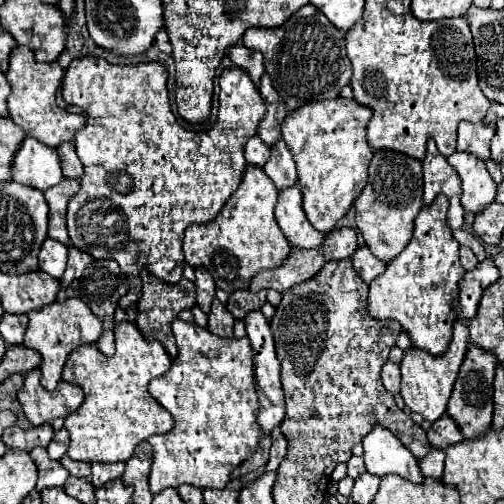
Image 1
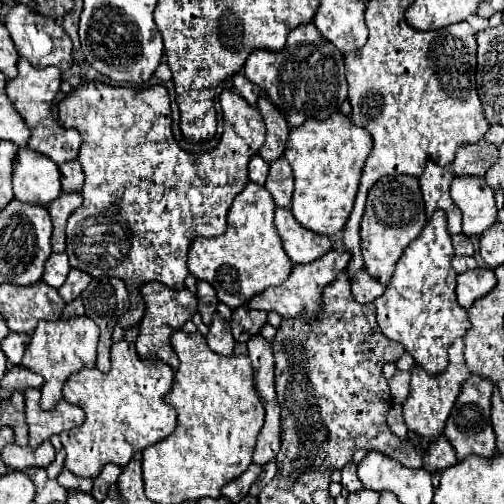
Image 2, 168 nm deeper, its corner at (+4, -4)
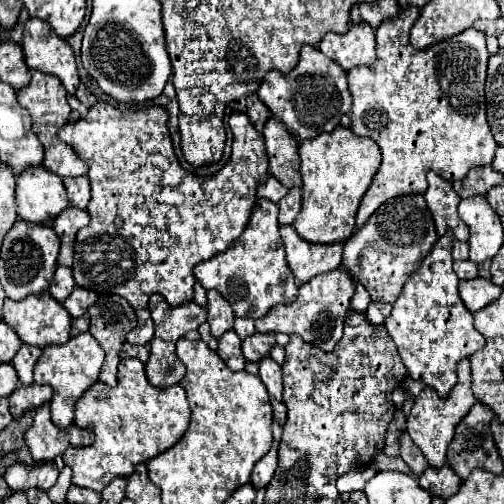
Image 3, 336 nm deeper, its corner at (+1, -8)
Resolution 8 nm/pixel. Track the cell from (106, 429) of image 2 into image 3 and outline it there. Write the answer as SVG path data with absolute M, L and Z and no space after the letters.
M126 358L118 366L118 384L114 388L96 382L76 404L78 428L94 432L96 440L88 448L68 448L62 458L72 468L72 482L80 488L102 492L116 478L128 478L140 462L172 448L186 432L190 422L190 404L182 384L156 388L146 380L144 364L136 358Z

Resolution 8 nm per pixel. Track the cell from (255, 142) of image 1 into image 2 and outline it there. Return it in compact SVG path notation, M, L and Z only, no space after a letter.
M259 154L253 156L251 162L249 162L249 180L263 184L265 178L267 178L267 170L269 170L269 164Z

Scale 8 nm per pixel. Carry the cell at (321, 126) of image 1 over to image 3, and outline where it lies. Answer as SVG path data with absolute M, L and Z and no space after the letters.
M338 126L330 134L300 144L302 210L294 220L298 236L312 244L346 242L356 230L356 212L364 192L380 168L380 148L372 138L356 136L350 128Z

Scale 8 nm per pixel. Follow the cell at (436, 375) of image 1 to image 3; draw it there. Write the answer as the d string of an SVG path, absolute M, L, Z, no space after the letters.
M462 360L458 364L458 384L452 388L450 396L446 400L442 400L436 390L432 388L424 388L420 392L418 398L414 398L414 406L412 412L408 416L408 424L406 424L406 432L412 436L414 444L422 450L424 458L428 460L430 468L442 468L446 464L446 448L454 438L454 430L458 426L458 422L470 412L470 408L476 404L476 398L472 394L472 378L470 378L470 360Z

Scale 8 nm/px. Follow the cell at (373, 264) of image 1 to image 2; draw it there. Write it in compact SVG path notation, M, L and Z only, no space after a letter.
M361 268L361 272L357 272L357 276L351 280L351 292L357 302L373 302L383 290L385 286L379 280L373 280L365 268Z

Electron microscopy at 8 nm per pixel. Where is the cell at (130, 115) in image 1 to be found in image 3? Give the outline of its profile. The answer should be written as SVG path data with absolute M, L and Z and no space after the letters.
M98 102L94 108L88 110L86 118L62 126L58 132L58 138L72 146L74 152L78 152L78 156L86 160L90 168L90 224L82 228L76 236L72 266L74 280L82 288L102 294L120 294L128 300L128 304L138 314L138 326L128 332L126 342L136 346L148 344L154 336L154 322L150 318L148 298L152 294L160 294L172 307L190 302L194 298L196 284L196 278L192 274L194 266L228 250L236 242L236 238L244 232L250 220L250 212L256 204L256 188L268 178L268 156L264 140L246 114L234 112L230 116L230 128L234 132L232 158L228 166L208 178L194 176L178 164L166 122L168 112L162 106L126 110L126 114L122 114L118 108L112 108L106 102Z

